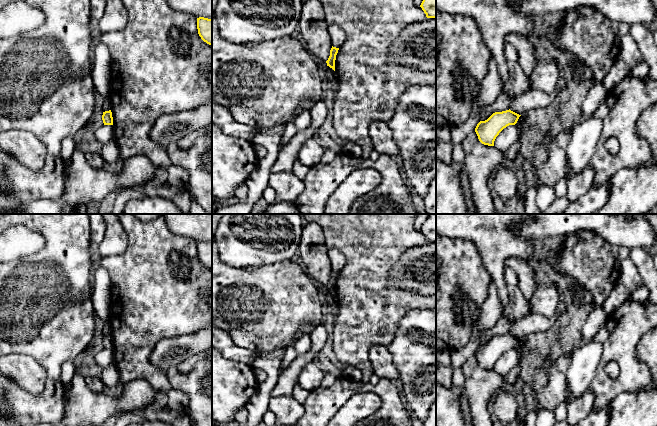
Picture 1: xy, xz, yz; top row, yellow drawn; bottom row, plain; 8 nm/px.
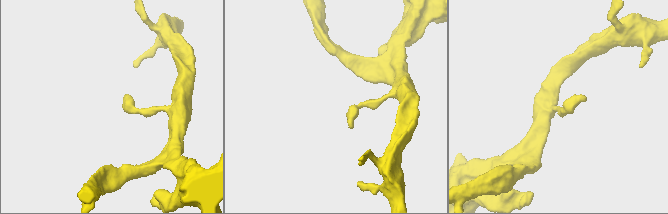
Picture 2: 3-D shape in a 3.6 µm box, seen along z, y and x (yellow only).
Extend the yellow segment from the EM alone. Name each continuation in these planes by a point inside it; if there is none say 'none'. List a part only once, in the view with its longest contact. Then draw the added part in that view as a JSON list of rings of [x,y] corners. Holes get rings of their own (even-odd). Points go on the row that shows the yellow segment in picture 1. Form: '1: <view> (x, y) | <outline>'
none

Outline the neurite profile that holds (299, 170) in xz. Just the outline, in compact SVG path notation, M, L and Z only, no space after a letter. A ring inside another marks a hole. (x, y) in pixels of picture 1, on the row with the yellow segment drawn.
M295 158L294 165L293 165L293 173L300 179L304 180L306 175L309 172L309 167L302 165L298 158Z

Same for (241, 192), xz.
M245 183L241 184L235 191L235 196L239 200L244 200L247 197L248 188Z

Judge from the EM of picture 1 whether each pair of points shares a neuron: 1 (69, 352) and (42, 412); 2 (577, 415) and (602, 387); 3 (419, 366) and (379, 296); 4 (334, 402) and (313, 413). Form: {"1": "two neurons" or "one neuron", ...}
{"1": "one neuron", "2": "two neurons", "3": "two neurons", "4": "one neuron"}

